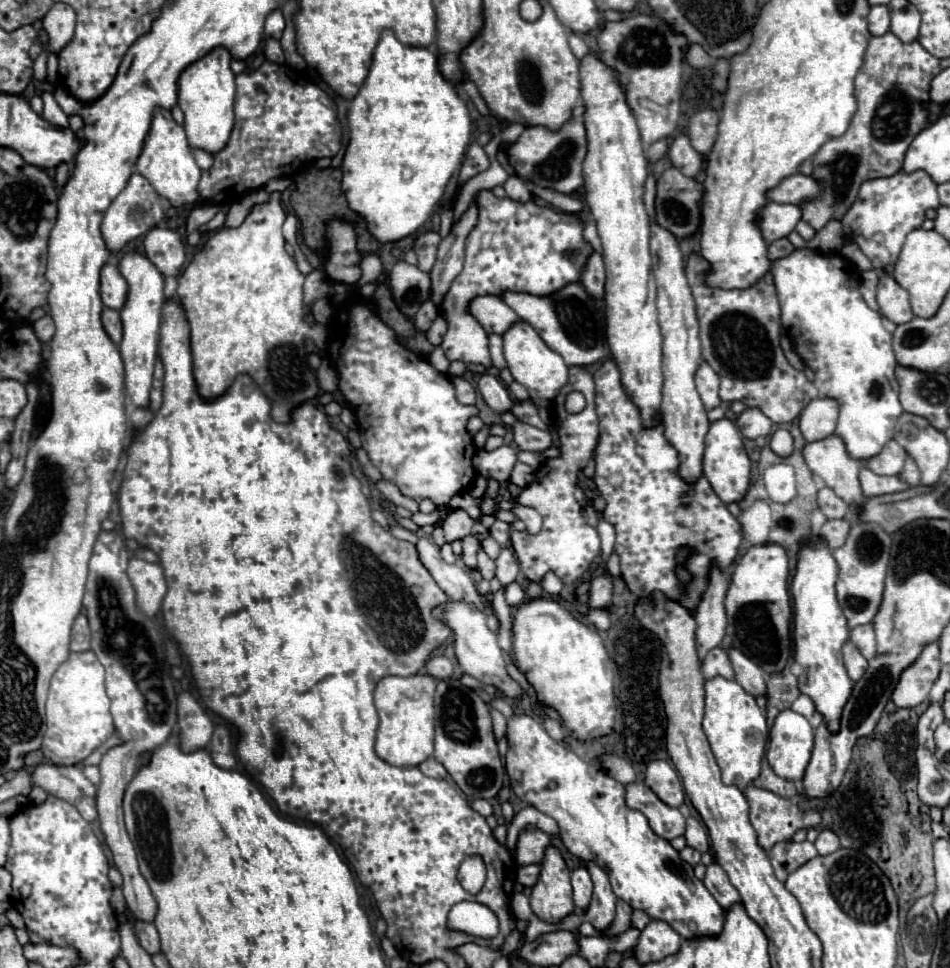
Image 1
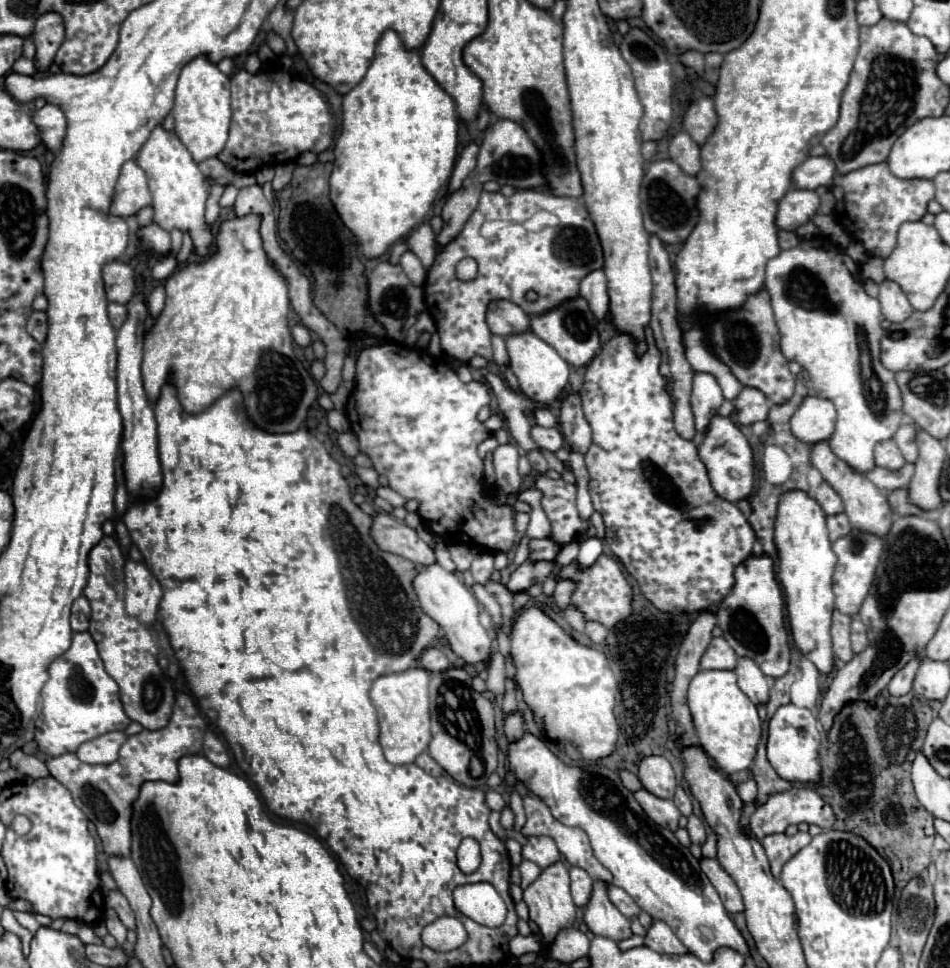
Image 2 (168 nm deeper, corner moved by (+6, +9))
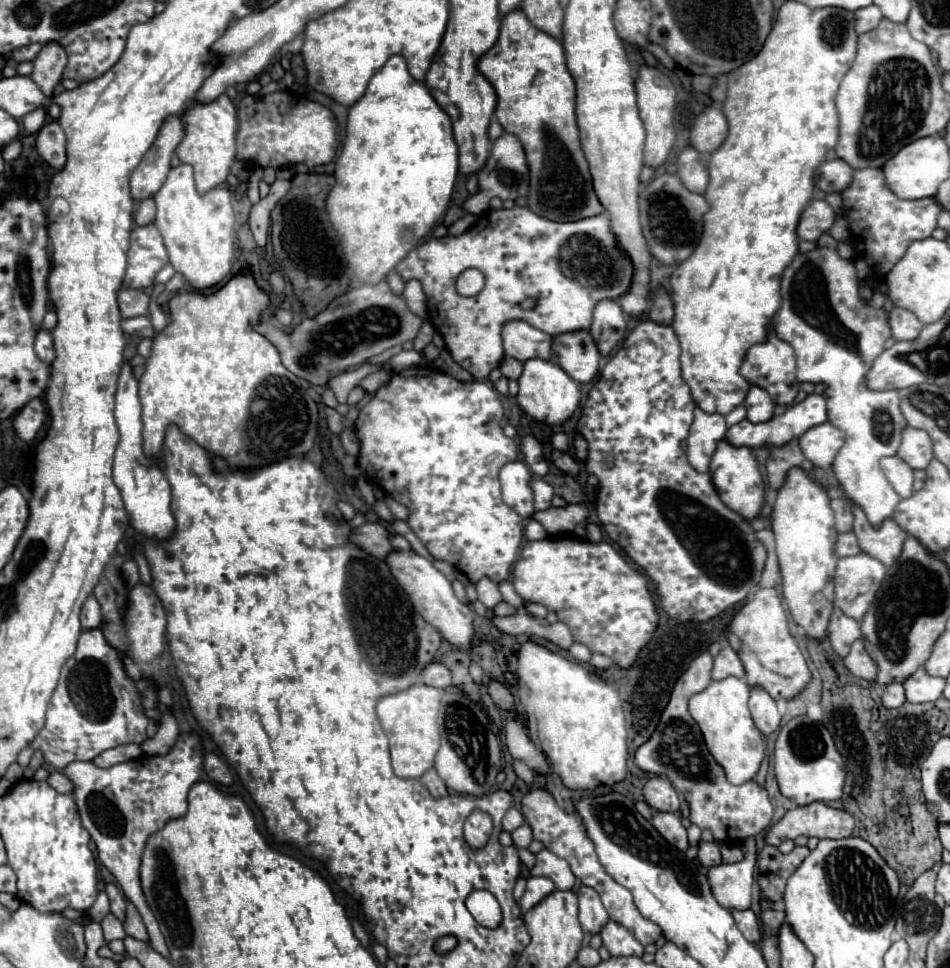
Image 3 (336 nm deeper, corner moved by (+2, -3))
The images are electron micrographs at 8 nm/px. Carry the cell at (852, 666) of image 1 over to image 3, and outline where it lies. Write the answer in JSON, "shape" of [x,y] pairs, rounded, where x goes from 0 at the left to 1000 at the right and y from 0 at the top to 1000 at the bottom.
{"shape":[[[879,627],[877,635],[875,635],[875,644],[871,650],[871,658],[875,662],[875,668],[879,670],[879,675],[889,681],[894,675],[894,668],[900,660],[906,658],[906,648],[904,642],[892,637],[883,627]]]}

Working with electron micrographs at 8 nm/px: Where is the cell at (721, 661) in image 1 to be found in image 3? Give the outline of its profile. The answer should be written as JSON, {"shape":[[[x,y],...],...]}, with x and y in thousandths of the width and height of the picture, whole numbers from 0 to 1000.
{"shape":[[[763,666],[757,677],[753,679],[753,687],[751,687],[751,701],[763,701],[763,699],[778,699],[782,701],[784,695],[782,695],[782,685],[778,683],[778,677],[767,668]]]}

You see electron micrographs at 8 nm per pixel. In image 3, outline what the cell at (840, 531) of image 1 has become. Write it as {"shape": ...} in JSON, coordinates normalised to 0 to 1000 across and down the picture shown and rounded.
{"shape":[[[885,551],[883,555],[881,555],[881,563],[879,563],[879,571],[881,571],[881,575],[892,575],[892,573],[900,573],[900,571],[904,571],[906,567],[904,567],[904,563],[902,563],[902,555],[900,555],[900,551]]]}

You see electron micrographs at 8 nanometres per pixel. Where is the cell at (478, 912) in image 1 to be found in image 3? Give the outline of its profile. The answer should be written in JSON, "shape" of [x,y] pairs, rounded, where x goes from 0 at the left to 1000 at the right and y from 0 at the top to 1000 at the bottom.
{"shape":[[[498,920],[492,931],[489,937],[494,939],[494,943],[498,945],[498,949],[513,958],[513,960],[523,960],[529,951],[529,943],[527,943],[527,935],[521,929],[519,923],[515,920]]]}

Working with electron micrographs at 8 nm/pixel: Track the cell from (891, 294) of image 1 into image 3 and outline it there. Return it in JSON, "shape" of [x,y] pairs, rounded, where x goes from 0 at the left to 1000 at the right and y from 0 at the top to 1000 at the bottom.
{"shape":[[[940,317],[936,321],[936,338],[938,338],[940,350],[957,352],[969,344],[972,334],[959,321],[955,321],[951,317]]]}

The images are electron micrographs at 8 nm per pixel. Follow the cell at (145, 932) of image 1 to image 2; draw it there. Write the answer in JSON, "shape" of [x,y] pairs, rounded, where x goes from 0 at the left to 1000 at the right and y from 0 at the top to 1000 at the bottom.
{"shape":[[[119,918],[119,920],[108,920],[108,929],[111,929],[111,935],[121,939],[127,954],[134,958],[134,960],[142,960],[142,945],[134,933],[134,929],[129,927],[127,920]]]}

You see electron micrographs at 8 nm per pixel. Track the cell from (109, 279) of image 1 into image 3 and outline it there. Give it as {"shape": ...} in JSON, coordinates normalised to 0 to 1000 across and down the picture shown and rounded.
{"shape":[[[127,296],[123,303],[123,313],[127,327],[144,327],[144,325],[155,325],[157,317],[157,305],[151,299],[138,299],[138,296]]]}

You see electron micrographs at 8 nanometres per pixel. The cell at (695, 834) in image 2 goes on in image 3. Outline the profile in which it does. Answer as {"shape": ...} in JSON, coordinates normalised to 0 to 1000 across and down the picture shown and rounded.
{"shape":[[[738,869],[736,871],[736,883],[734,883],[736,892],[740,896],[753,896],[753,894],[759,894],[759,881],[757,881],[757,871],[748,869],[748,871],[742,871]]]}

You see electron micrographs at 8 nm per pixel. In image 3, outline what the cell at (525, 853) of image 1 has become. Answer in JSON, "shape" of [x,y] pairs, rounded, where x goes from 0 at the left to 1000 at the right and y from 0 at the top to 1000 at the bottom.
{"shape":[[[572,877],[563,883],[563,894],[559,898],[559,904],[578,906],[586,918],[603,918],[605,904],[601,902],[595,887],[582,883],[578,877]]]}

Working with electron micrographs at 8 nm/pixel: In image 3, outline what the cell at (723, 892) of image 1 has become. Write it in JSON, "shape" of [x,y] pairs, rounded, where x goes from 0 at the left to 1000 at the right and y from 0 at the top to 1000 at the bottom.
{"shape":[[[772,939],[772,941],[769,941],[769,945],[772,945],[772,949],[774,949],[774,954],[776,954],[778,962],[782,964],[782,968],[784,968],[786,972],[797,974],[797,972],[801,970],[799,951],[797,951],[797,945],[793,943],[793,939],[782,939],[782,941]]]}

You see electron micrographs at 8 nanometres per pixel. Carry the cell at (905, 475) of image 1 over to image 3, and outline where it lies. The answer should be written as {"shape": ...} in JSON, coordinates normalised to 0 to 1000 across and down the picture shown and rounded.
{"shape":[[[953,441],[951,443],[951,456],[948,456],[944,470],[951,476],[955,476],[961,485],[974,485],[976,476],[980,476],[980,472],[982,472],[978,449],[969,443]]]}

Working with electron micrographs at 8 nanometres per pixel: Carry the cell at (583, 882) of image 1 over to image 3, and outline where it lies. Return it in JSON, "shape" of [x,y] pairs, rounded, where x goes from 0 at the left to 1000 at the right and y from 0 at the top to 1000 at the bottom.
{"shape":[[[612,914],[607,920],[609,927],[609,954],[620,964],[631,964],[633,958],[641,951],[641,945],[626,918]]]}

